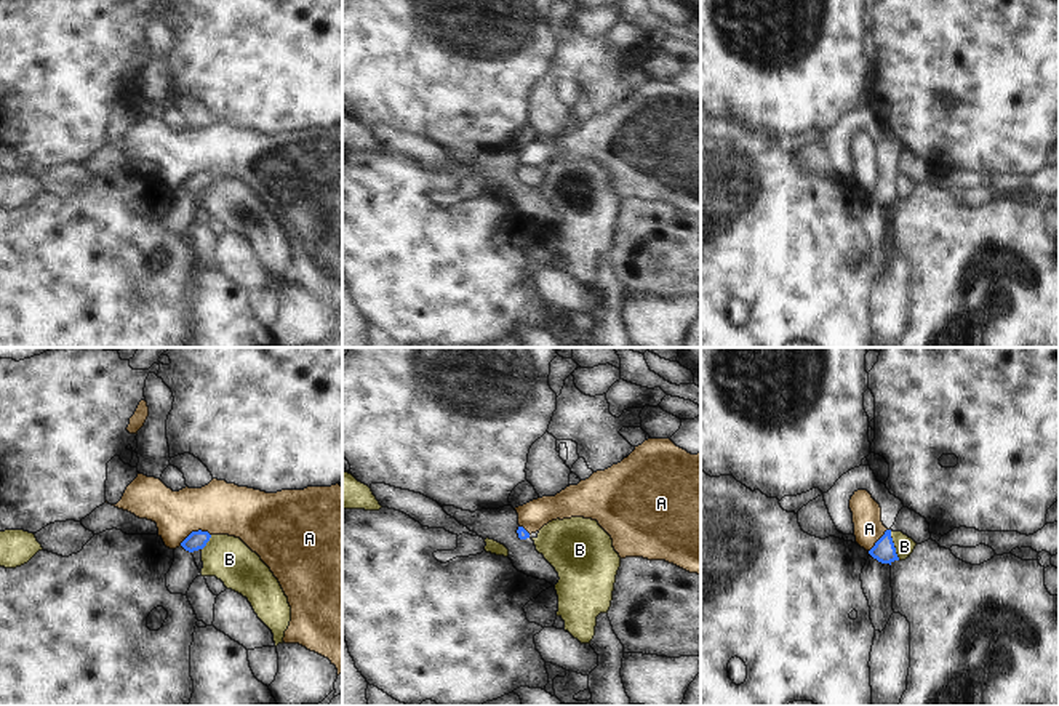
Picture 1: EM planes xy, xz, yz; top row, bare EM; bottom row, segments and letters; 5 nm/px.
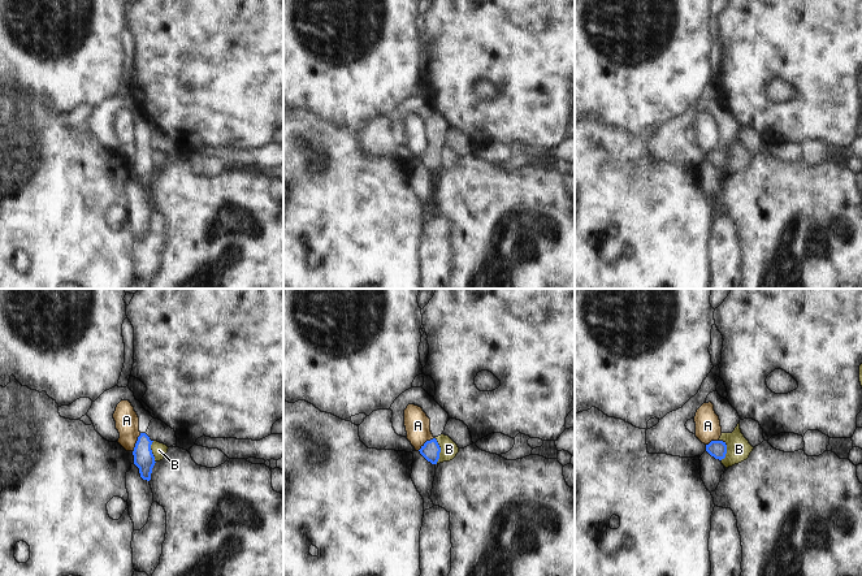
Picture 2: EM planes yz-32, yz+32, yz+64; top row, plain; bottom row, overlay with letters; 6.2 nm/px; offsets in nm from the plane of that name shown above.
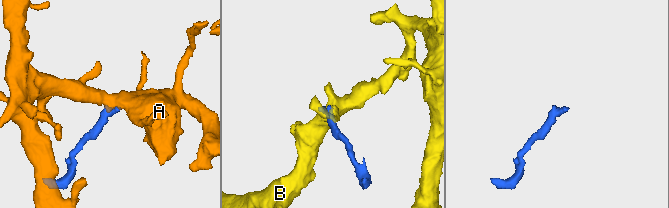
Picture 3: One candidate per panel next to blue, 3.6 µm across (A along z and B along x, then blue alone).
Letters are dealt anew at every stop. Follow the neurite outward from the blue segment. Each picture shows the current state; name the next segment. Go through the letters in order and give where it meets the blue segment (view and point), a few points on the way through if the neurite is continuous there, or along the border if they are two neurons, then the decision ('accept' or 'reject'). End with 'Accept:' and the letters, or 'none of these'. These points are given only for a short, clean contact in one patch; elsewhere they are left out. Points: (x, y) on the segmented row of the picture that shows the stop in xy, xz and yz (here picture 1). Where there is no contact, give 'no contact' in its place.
A: meets blue in xy at (194, 532); border along xy (210, 533), (194, 530), (179, 545); reject
B: meets blue in yz at (893, 545); border along yz (890, 530), (895, 553), (899, 559); reject
Accept: none of these

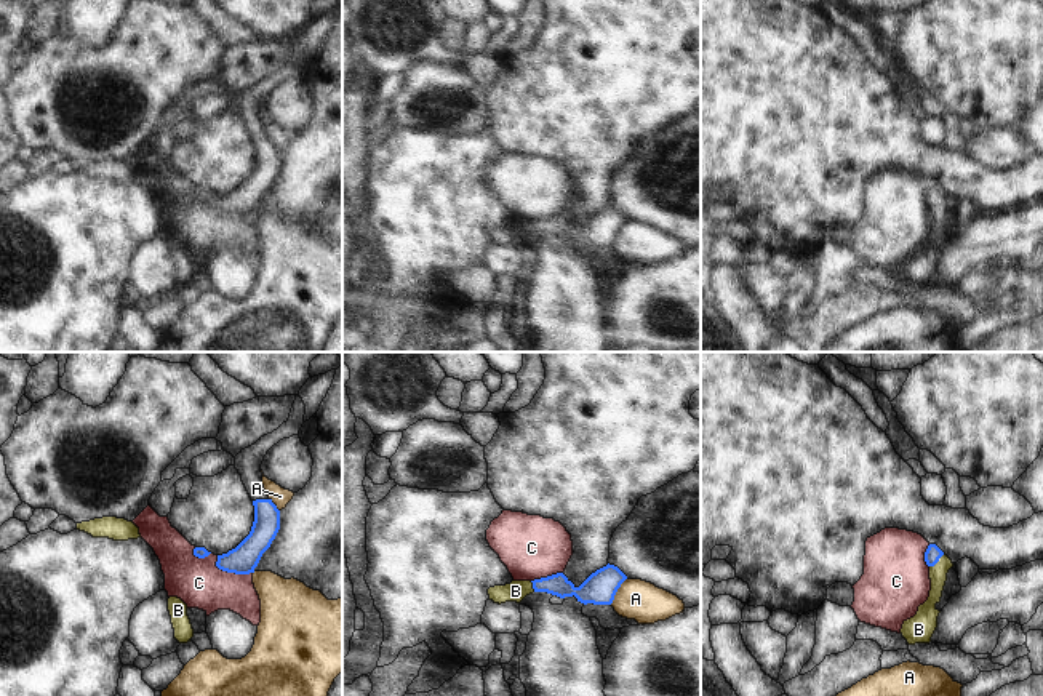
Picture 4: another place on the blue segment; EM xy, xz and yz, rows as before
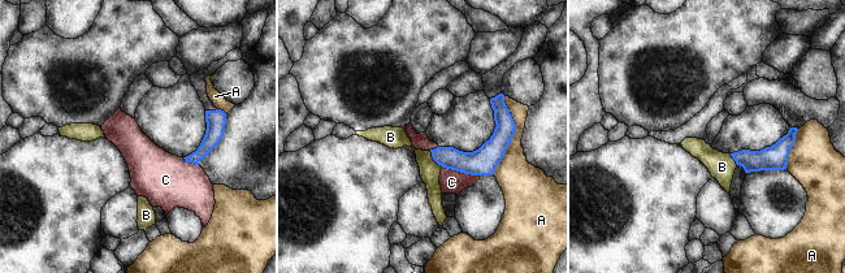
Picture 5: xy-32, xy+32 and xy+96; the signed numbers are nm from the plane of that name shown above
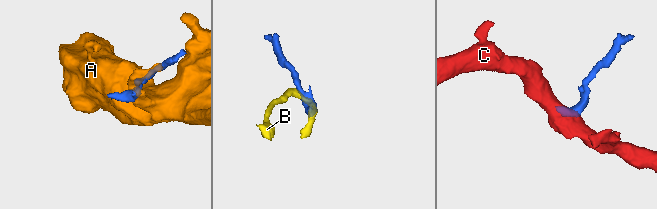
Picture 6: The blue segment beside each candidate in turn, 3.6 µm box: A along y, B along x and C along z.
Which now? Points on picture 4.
A: meets blue in xz at (616, 591); reject
B: meets blue in yz at (936, 562); runs through yz (933, 552), (936, 562), (938, 573); accept
C: meets blue in xy at (229, 572); border along xy (216, 556), (219, 568), (231, 573), (251, 573); reject
Accept: B

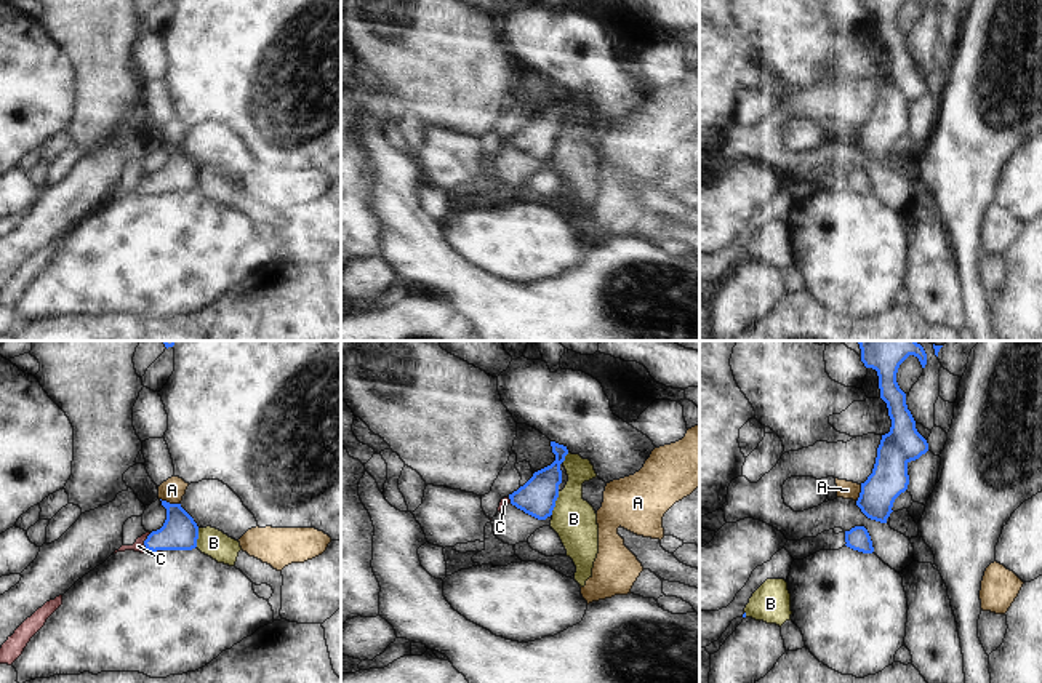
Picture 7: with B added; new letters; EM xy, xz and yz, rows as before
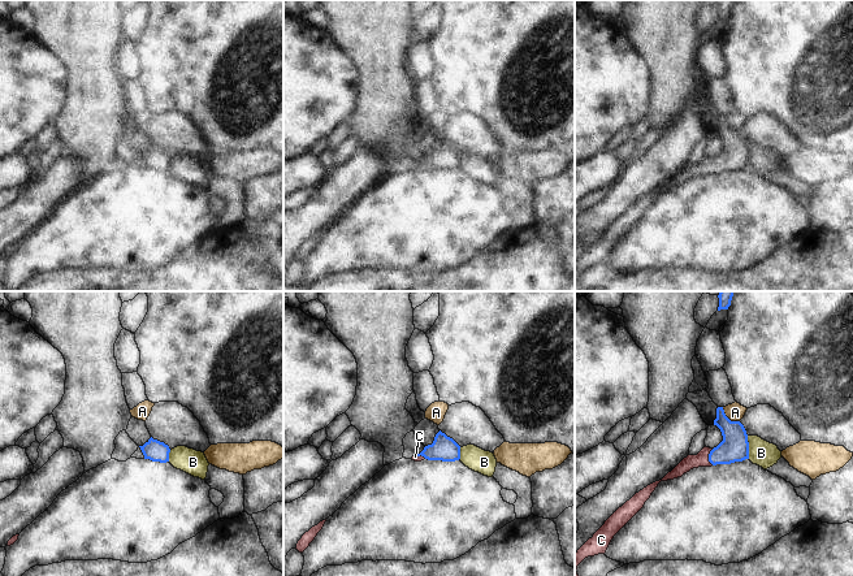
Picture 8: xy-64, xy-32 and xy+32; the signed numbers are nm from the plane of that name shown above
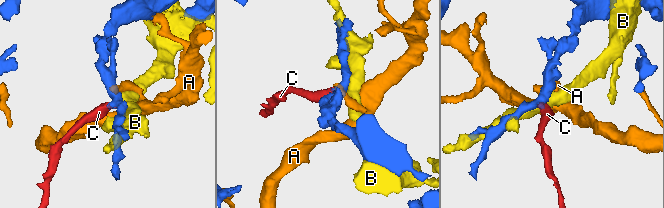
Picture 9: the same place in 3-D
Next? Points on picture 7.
A: meets blue in xy at (168, 503); reject
B: meets blue in xz at (554, 503); reject
C: meets blue in xy at (144, 543); runs through xy (180, 531), (164, 539), (144, 543), (138, 546); accept
Accept: C

